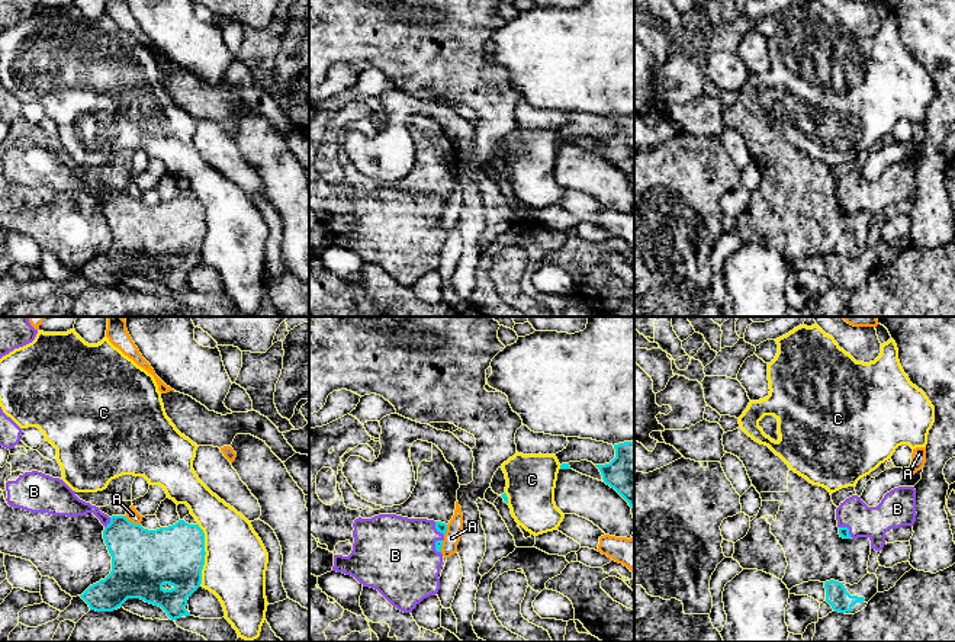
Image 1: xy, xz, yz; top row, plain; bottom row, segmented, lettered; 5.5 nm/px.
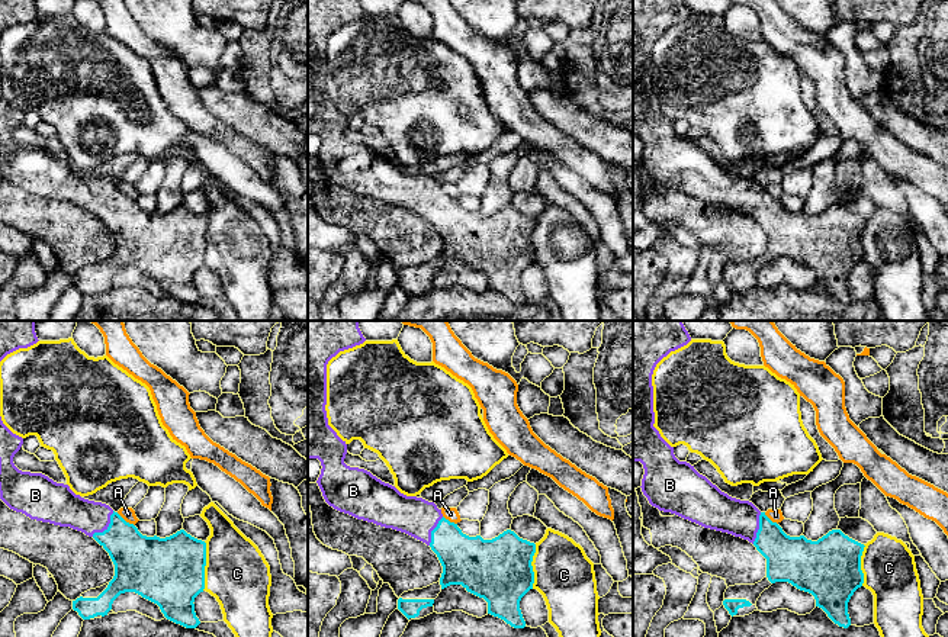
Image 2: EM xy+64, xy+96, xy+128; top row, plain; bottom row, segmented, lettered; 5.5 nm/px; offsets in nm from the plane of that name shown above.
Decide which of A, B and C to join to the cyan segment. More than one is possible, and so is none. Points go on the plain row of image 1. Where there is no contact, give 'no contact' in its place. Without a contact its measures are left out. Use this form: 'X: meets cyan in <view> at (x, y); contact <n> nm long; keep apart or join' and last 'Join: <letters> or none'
A: meets cyan in xy at (132, 198); contact 110 nm long; keep apart
B: meets cyan in xy at (109, 198); contact 70 nm long; join
C: meets cyan in xy at (205, 228); contact 340 nm long; keep apart
Join: B

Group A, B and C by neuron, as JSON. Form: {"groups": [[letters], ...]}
{"groups": [["A"], ["B"], ["C"]]}

